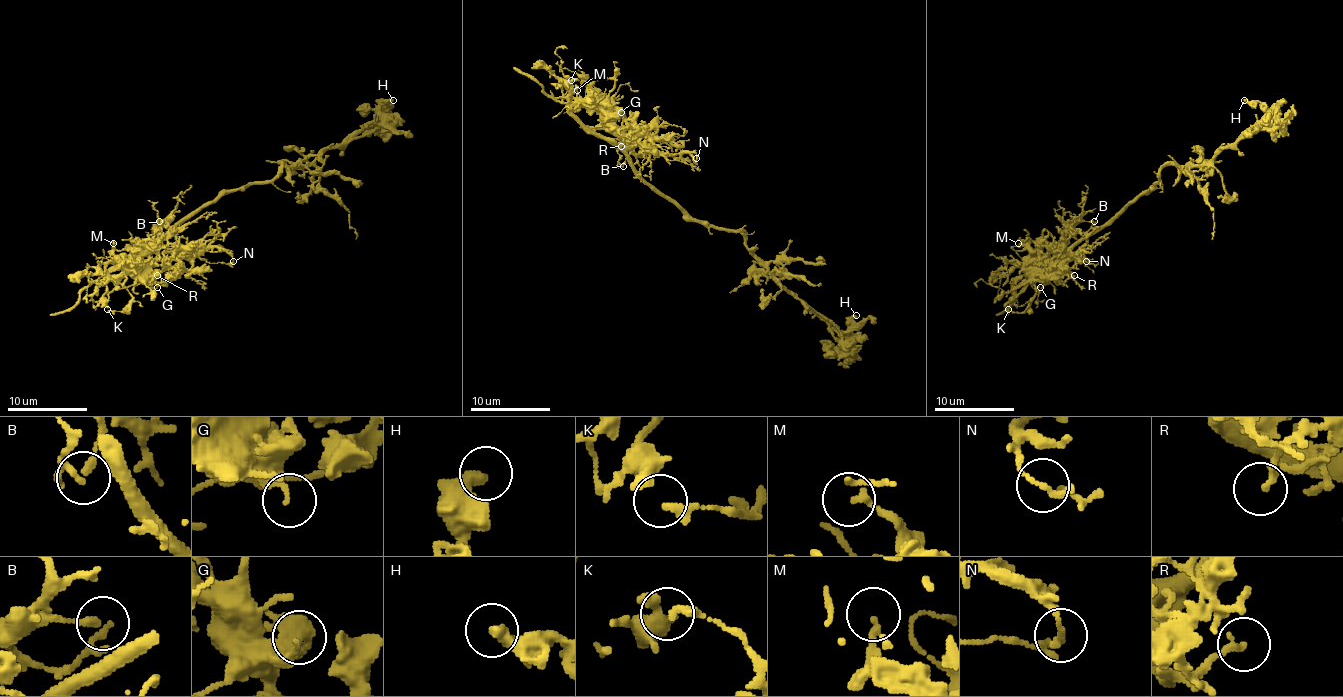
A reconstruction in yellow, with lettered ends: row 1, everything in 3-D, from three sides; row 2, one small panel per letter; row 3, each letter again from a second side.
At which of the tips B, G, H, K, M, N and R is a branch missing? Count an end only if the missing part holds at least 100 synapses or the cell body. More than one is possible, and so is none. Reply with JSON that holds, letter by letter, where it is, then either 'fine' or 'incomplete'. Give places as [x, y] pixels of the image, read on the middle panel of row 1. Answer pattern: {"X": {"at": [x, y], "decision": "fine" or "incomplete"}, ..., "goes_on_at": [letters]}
{"B": {"at": [623, 166], "decision": "fine"}, "G": {"at": [621, 112], "decision": "fine"}, "H": {"at": [856, 315], "decision": "fine"}, "K": {"at": [571, 80], "decision": "fine"}, "M": {"at": [577, 90], "decision": "fine"}, "N": {"at": [696, 158], "decision": "fine"}, "R": {"at": [621, 146], "decision": "fine"}, "goes_on_at": []}

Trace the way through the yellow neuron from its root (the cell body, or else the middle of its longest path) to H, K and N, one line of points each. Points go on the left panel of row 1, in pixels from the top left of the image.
H: (221, 192), (271, 180), (281, 166), (309, 166), (327, 150), (349, 144), (369, 124), (379, 124), (393, 100)
K: (221, 192), (159, 239), (133, 251), (107, 275), (115, 277), (131, 297), (127, 311), (107, 309)
N: (221, 192), (169, 231), (161, 235), (153, 229), (157, 225), (183, 253), (221, 247), (233, 261)

